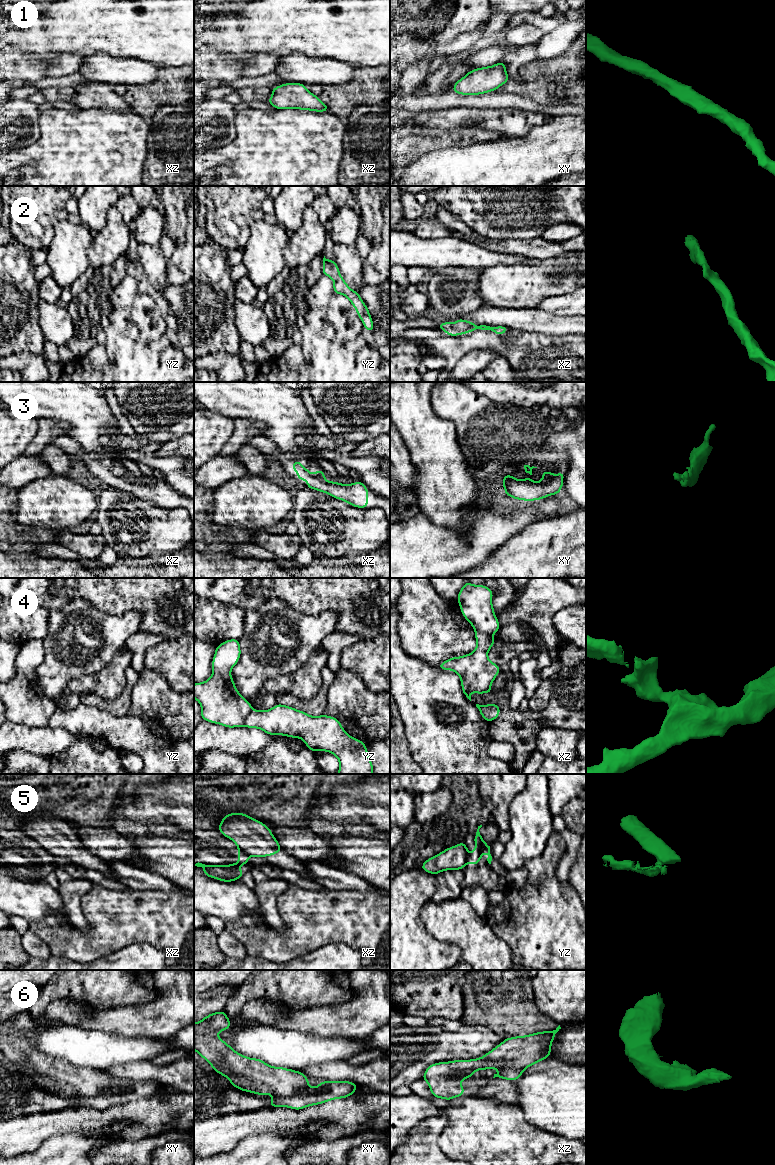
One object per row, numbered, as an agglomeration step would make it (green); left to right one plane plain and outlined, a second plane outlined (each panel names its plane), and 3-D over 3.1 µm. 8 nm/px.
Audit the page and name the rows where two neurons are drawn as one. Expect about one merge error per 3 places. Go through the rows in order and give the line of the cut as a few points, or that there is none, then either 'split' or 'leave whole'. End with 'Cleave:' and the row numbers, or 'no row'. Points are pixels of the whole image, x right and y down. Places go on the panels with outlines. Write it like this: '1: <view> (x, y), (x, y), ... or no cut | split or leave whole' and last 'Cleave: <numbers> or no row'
1: no cut | leave whole
2: no cut | leave whole
3: no cut | leave whole
4: yz (252, 708), (243, 725) | split
5: xz (239, 851), (249, 855) | split
6: no cut | leave whole
Cleave: 4, 5

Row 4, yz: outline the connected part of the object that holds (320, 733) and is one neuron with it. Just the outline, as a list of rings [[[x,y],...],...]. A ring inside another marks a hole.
[[[278,703],[269,710],[258,711],[252,709],[245,720],[244,726],[261,729],[268,735],[300,738],[311,751],[332,753],[339,760],[338,774],[374,774],[367,746],[361,740],[351,737],[335,717],[325,714],[310,716],[301,710]]]

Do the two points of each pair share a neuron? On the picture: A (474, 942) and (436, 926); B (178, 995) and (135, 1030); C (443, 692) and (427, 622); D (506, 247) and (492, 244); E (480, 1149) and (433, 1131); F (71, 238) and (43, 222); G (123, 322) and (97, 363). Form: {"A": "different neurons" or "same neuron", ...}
{"A": "same neuron", "B": "same neuron", "C": "different neurons", "D": "same neuron", "E": "different neurons", "F": "different neurons", "G": "different neurons"}

